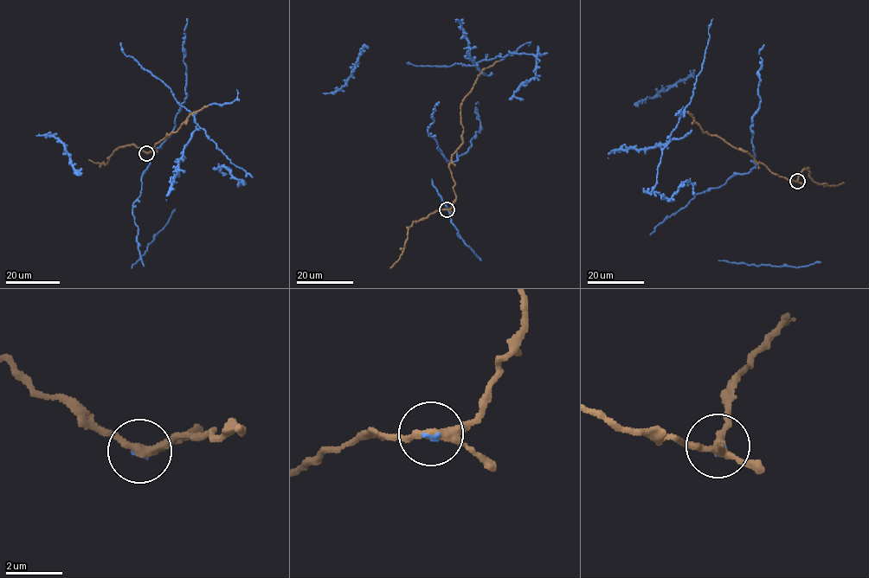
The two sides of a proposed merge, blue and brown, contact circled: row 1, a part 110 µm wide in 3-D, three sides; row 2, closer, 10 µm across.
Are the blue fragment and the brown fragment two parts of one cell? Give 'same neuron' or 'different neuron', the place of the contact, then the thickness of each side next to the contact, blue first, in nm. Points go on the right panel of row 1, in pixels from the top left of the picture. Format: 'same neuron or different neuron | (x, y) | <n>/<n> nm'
same neuron | (797, 181) | 80/240 nm

